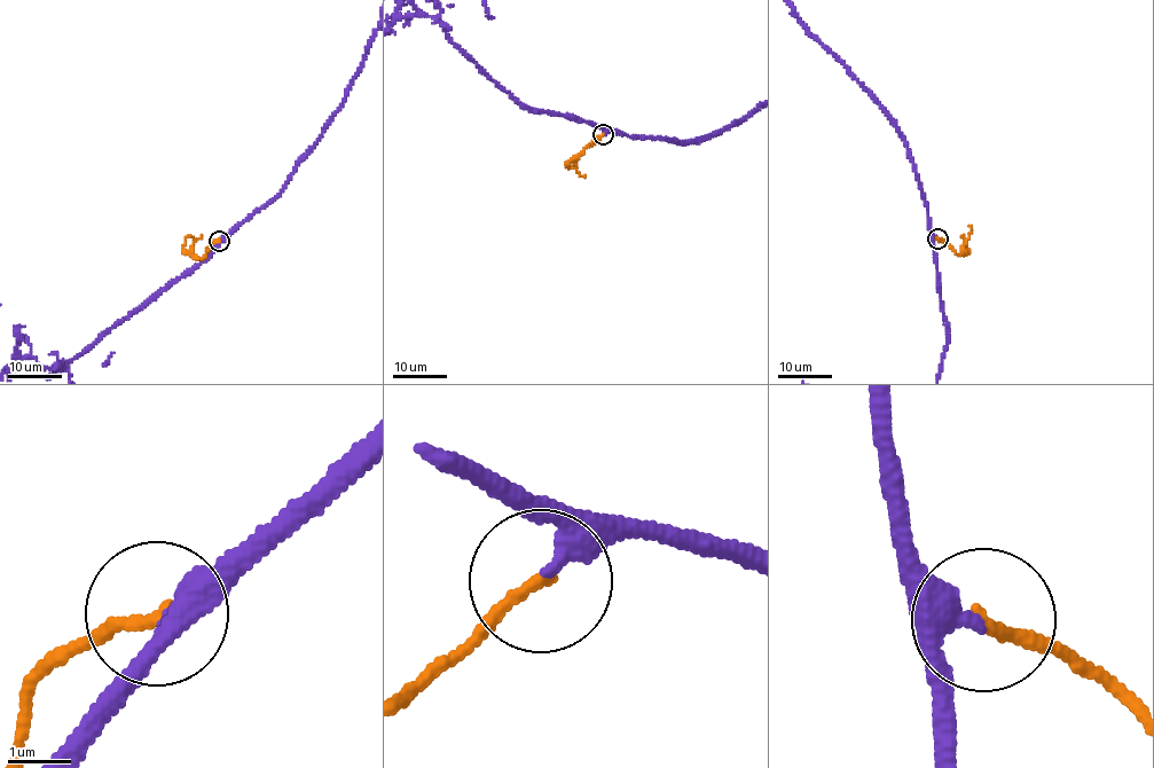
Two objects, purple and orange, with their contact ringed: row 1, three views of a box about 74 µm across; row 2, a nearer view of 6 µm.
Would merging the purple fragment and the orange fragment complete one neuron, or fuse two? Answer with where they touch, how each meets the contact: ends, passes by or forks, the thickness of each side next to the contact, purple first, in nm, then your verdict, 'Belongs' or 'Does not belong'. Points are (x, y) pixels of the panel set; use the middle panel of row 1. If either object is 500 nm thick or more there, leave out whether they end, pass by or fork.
Place: (603, 134). At the ring purple passes by. At the ring orange ends. Thickness 280 nm (purple) against 180 nm. Belongs

